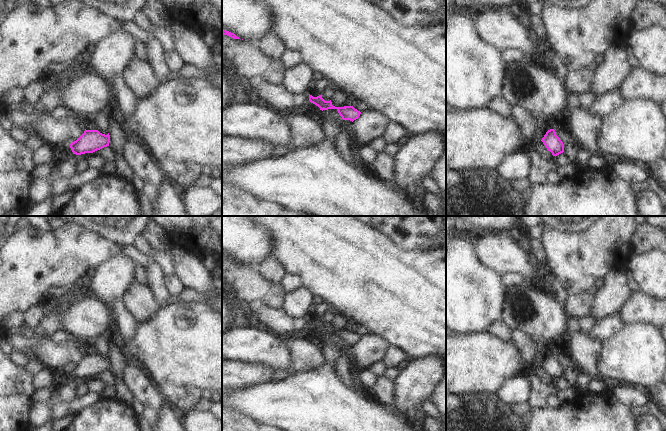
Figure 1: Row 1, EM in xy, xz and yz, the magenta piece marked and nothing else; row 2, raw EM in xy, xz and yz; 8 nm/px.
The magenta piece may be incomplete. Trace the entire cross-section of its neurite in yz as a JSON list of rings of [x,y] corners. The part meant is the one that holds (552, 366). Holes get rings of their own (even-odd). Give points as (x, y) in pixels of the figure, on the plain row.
[[[550,353],[546,356],[542,362],[542,366],[548,375],[552,377],[553,380],[557,380],[564,376],[564,368],[560,362],[556,359],[554,353]]]

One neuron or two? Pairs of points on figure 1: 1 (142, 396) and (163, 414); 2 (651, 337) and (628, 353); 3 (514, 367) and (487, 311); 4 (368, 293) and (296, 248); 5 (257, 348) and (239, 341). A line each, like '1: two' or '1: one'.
1: two
2: one
3: two
4: one
5: one

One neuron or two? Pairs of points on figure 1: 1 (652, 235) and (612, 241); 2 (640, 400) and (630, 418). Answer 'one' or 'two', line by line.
1: two
2: two

